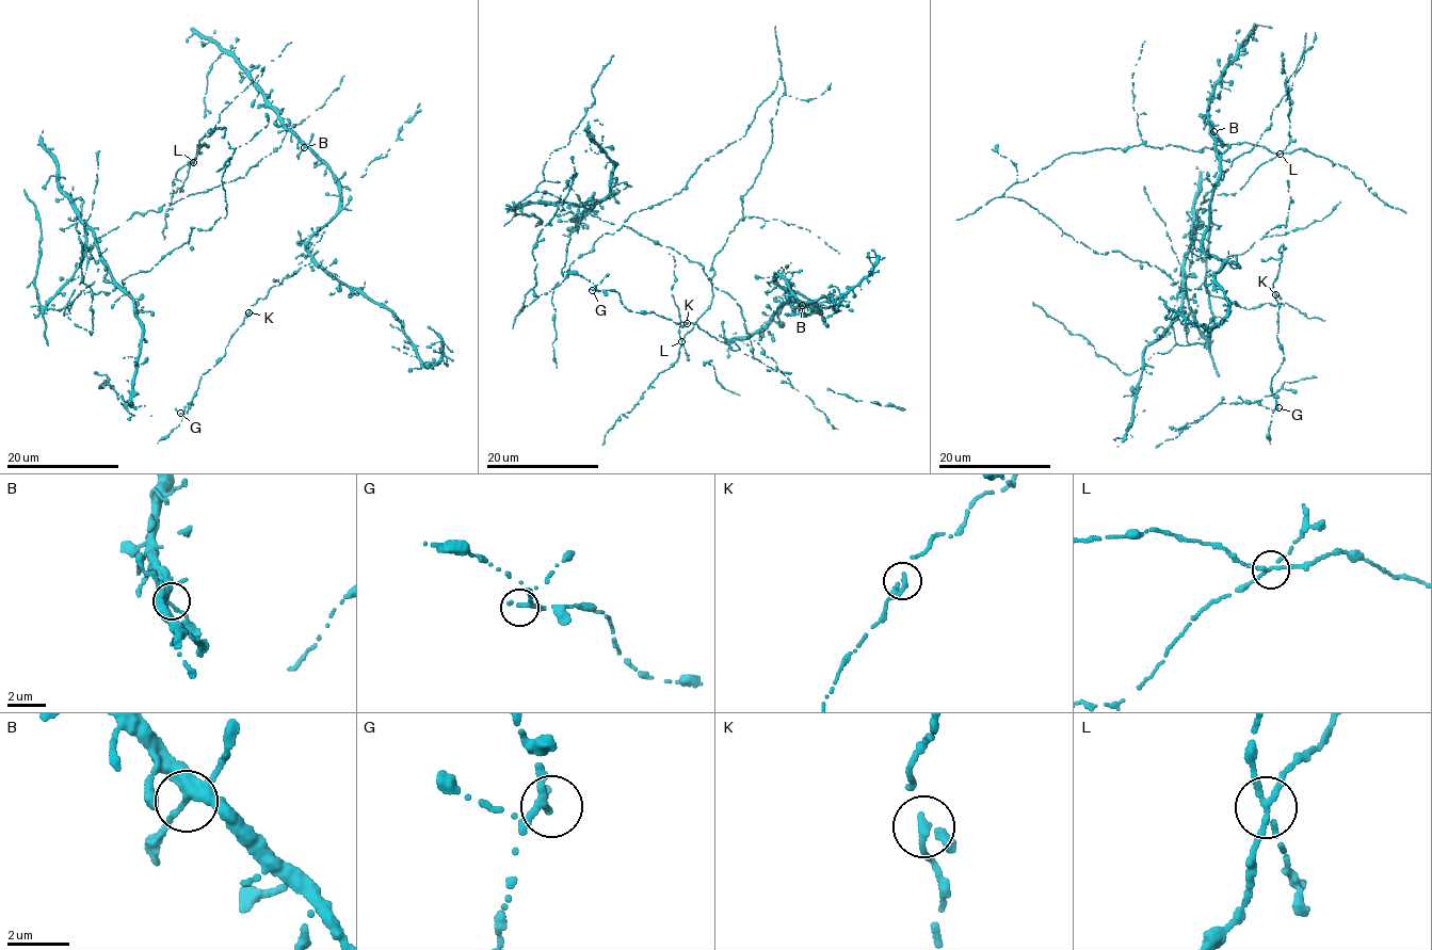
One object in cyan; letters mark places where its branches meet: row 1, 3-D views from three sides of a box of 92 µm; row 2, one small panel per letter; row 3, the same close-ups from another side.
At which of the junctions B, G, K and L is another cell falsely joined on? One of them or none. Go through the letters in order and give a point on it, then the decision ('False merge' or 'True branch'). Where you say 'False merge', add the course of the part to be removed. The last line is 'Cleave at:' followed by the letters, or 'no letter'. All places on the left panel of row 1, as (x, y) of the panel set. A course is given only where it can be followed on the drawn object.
B: Place: (304, 147). True branch
G: Place: (180, 413). True branch
K: Place: (248, 312). True branch
L: Place: (193, 162). False merge
Cleave at: L

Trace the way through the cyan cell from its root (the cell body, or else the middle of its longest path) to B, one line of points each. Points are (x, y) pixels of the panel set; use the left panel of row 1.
B: (283, 122), (304, 147)

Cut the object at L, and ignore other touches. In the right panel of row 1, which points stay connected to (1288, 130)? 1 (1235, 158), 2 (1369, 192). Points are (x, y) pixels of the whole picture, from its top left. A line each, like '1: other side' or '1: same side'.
1: same side
2: other side

